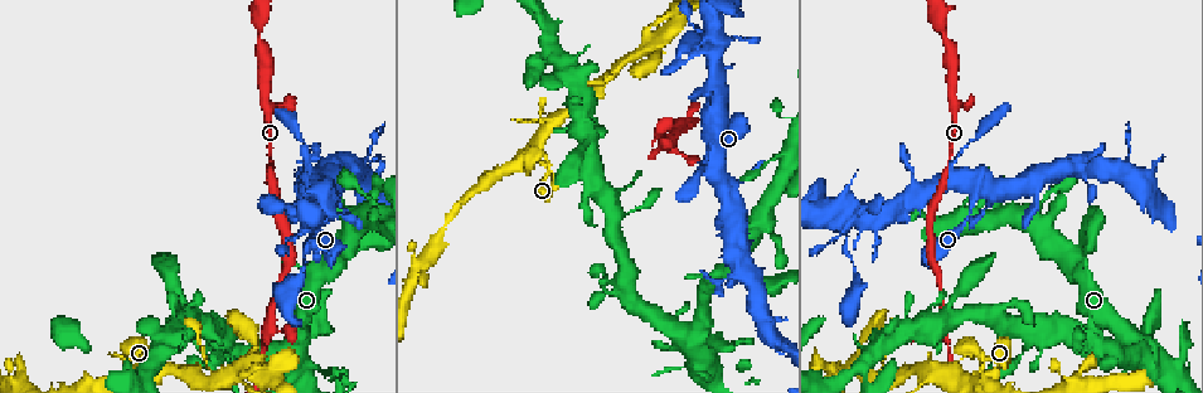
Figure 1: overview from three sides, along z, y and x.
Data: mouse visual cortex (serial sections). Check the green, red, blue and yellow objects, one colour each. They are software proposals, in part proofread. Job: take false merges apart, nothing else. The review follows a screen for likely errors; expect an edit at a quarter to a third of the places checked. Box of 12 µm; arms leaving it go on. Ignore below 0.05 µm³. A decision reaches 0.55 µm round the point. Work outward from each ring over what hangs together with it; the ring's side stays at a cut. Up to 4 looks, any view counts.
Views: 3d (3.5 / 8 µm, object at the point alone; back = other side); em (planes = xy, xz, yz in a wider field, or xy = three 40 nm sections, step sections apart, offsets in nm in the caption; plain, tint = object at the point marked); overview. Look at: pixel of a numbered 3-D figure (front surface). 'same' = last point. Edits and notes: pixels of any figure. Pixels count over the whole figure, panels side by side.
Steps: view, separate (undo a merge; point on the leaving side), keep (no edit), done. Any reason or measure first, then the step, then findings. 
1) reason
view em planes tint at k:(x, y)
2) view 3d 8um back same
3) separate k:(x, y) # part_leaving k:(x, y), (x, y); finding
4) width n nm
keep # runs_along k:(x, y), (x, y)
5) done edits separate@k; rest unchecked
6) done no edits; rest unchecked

sharp bend
view em xy step 2 tint at 1:(949, 369)

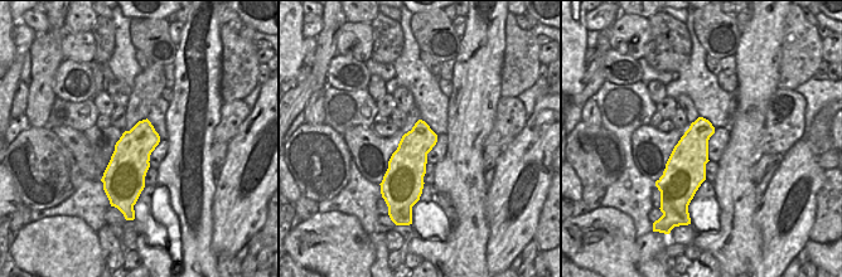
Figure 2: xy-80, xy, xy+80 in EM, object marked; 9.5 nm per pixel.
view 3d 3.5um same

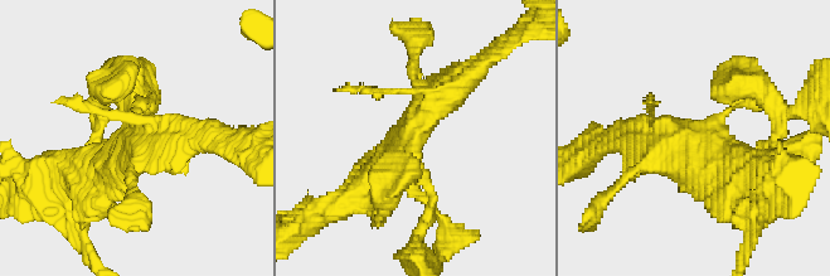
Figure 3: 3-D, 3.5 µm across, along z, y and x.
width 360 nm
keep # runs_along 3:(431, 197), (412, 131), (470, 73); continuous, no second cell

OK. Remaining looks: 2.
sharp bend
view em planes tint at 1:(268, 326)

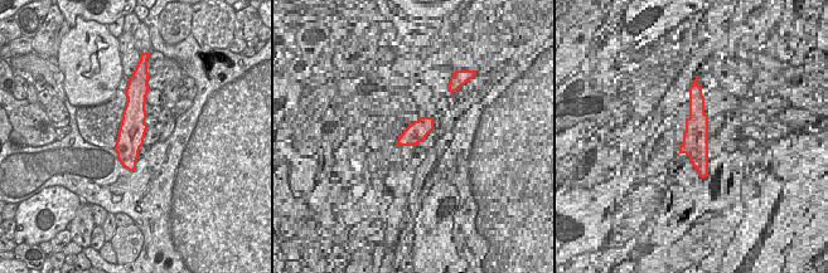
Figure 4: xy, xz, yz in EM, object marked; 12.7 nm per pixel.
see where the arms go
view 3d 3.5um same

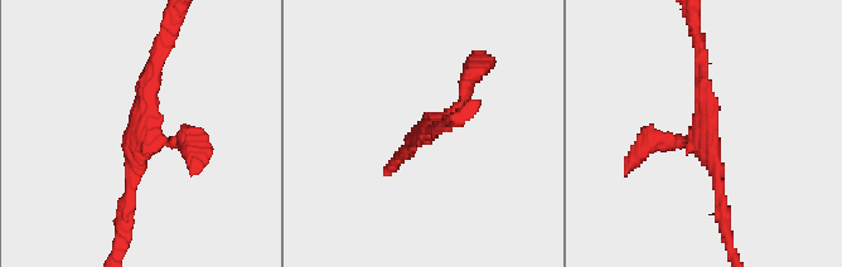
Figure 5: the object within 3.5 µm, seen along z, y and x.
keep # runs_along 4:(135, 93), (131, 167); one cell here

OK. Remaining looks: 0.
done no edits; rest unchecked

